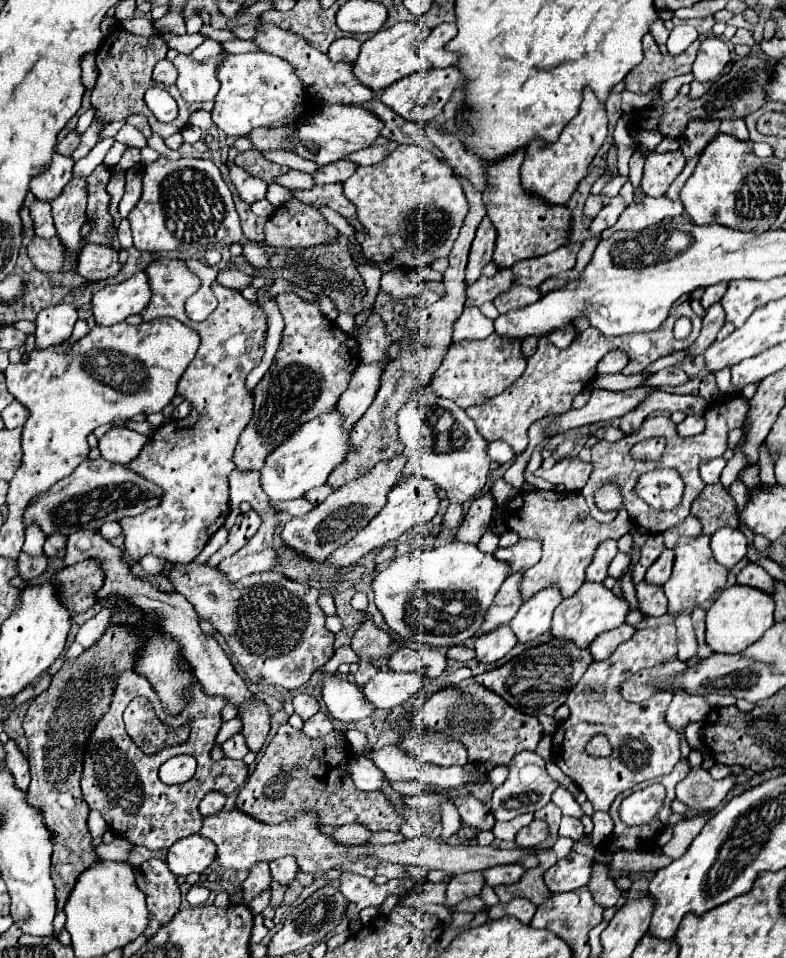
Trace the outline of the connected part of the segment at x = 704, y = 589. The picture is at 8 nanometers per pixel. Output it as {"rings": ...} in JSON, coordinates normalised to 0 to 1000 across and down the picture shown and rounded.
{"rings":[[[893,558],[885,563],[873,563],[868,567],[863,567],[863,571],[858,573],[860,581],[858,581],[858,594],[852,604],[845,609],[845,619],[850,623],[850,642],[865,642],[865,640],[878,640],[885,634],[893,634],[901,625],[908,623],[908,619],[913,619],[913,615],[921,615],[924,611],[924,600],[926,594],[913,590],[913,586],[908,584],[903,569],[901,569],[903,561]]]}

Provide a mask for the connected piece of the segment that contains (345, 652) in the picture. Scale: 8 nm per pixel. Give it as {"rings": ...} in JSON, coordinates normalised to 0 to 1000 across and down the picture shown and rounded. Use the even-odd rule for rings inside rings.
{"rings":[[[433,675],[426,678],[424,686],[410,696],[410,705],[422,705],[434,693],[455,692],[453,682],[445,675]]]}

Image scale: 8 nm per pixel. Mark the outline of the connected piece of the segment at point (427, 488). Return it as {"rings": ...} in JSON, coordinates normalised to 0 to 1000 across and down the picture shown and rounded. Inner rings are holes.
{"rings":[[[529,494],[519,496],[517,500],[511,500],[499,513],[496,513],[496,519],[494,519],[494,525],[491,529],[486,531],[486,535],[481,535],[481,540],[476,540],[466,552],[461,552],[448,565],[443,565],[440,569],[435,569],[433,573],[427,573],[417,586],[425,588],[425,590],[445,590],[450,586],[455,586],[461,579],[466,579],[468,575],[478,573],[478,571],[486,571],[491,569],[494,565],[501,565],[506,563],[514,554],[524,552],[527,548],[534,548],[534,546],[542,546],[547,544],[555,535],[557,535],[557,525],[560,525],[560,519],[557,519],[557,506],[552,502],[547,502],[545,498],[534,498]]]}

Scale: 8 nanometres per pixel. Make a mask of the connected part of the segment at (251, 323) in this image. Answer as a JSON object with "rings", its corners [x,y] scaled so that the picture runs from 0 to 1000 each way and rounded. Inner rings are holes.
{"rings":[[[204,270],[196,272],[186,279],[191,300],[193,300],[193,312],[188,320],[178,327],[183,335],[193,335],[198,331],[221,331],[232,335],[234,339],[249,343],[254,348],[254,364],[247,373],[247,377],[239,381],[234,391],[226,398],[226,412],[234,414],[242,423],[244,429],[234,437],[216,437],[209,444],[198,446],[193,456],[186,460],[181,467],[178,475],[165,481],[160,487],[170,494],[176,494],[181,500],[198,504],[209,515],[206,523],[196,531],[186,531],[183,535],[173,540],[158,540],[153,542],[155,556],[160,561],[160,577],[165,579],[168,588],[178,588],[181,581],[186,579],[198,579],[221,588],[242,588],[249,584],[249,579],[257,575],[262,565],[285,548],[290,533],[293,533],[293,519],[290,519],[290,496],[298,492],[295,483],[295,473],[298,465],[303,458],[303,452],[313,446],[313,442],[321,435],[321,408],[313,404],[313,394],[316,389],[331,379],[331,366],[336,358],[336,348],[338,348],[338,329],[328,323],[326,316],[318,316],[305,308],[305,304],[282,300],[277,295],[270,295],[270,304],[277,312],[277,320],[254,337],[239,333],[234,316],[242,308],[247,308],[254,300],[254,291],[247,289],[234,272],[229,270]]]}

